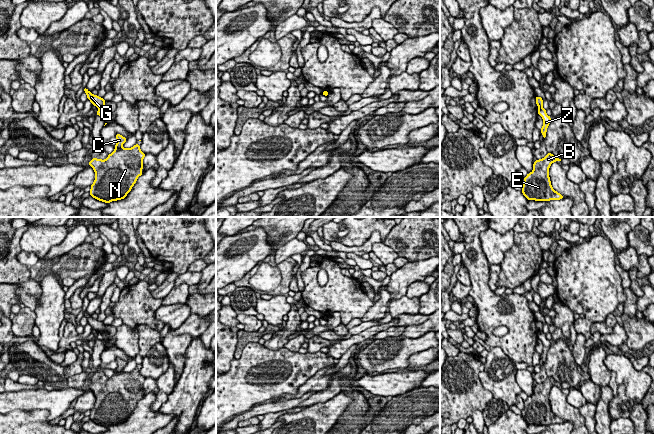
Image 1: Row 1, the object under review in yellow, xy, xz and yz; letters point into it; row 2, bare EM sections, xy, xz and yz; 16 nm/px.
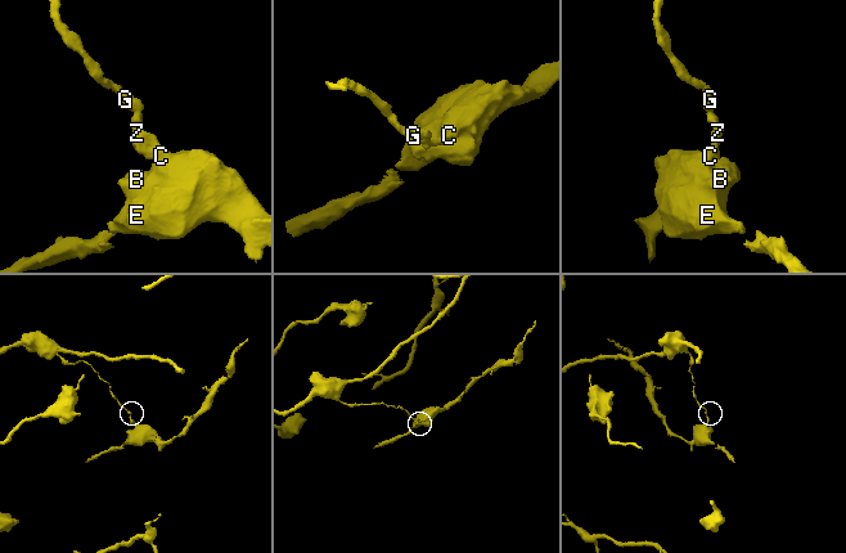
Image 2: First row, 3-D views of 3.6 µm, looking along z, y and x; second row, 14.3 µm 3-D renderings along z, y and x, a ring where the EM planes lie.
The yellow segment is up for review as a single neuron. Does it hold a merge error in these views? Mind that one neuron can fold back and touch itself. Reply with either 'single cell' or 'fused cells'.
fused cells

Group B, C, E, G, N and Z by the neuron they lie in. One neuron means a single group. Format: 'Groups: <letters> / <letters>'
Groups: B C E N Z / G

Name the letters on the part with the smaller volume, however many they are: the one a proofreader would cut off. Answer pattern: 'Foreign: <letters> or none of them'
Foreign: B, C, E, N, Z

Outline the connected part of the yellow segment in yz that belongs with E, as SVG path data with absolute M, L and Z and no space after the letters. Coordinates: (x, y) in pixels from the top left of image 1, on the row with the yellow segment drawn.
M552 153L536 160L533 163L533 171L524 177L524 185L521 186L521 192L529 200L535 201L550 201L560 200L564 196L555 191L551 185L549 177L549 168L553 162L561 161Z

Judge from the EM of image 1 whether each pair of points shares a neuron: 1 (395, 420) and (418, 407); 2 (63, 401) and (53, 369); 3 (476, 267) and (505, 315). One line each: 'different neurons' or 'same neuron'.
1: same neuron
2: different neurons
3: same neuron

